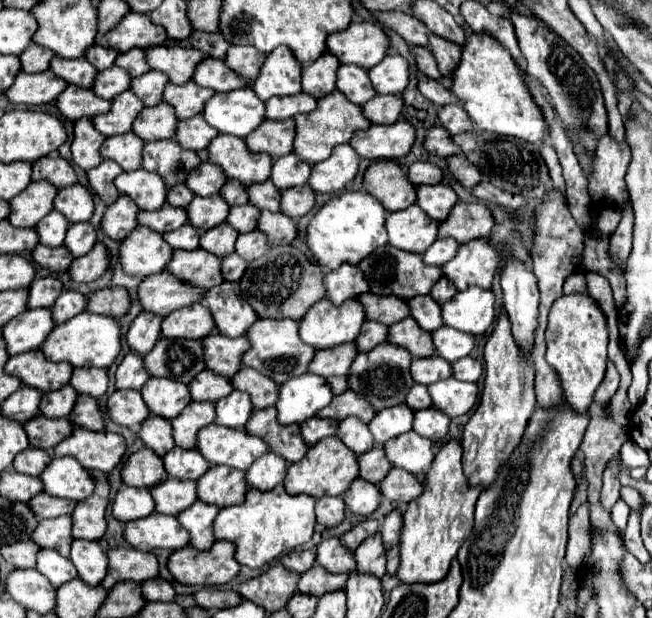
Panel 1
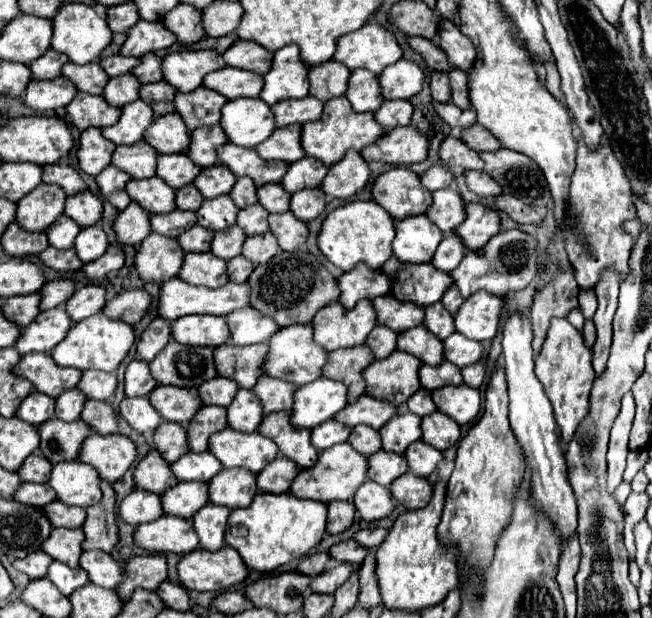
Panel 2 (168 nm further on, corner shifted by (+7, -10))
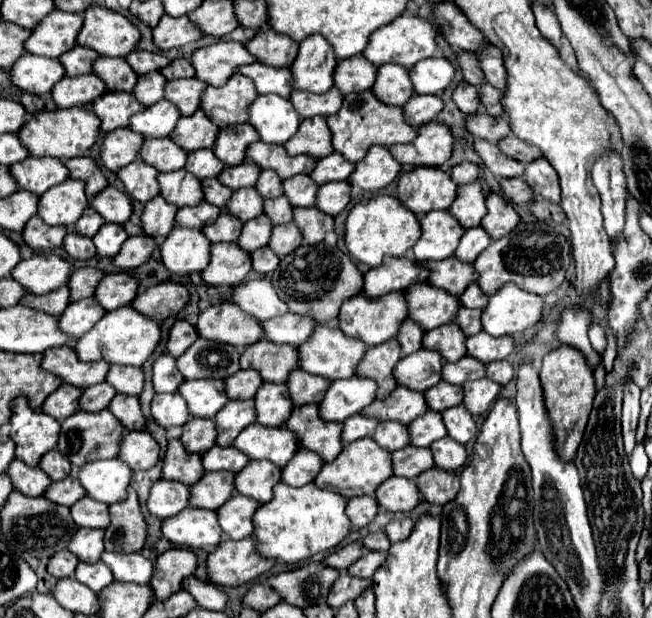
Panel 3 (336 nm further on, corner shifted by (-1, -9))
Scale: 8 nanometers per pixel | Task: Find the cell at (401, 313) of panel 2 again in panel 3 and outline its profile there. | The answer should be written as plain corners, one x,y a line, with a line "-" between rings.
420,281
408,287
406,301
408,301
408,311
410,311
408,317
414,319
424,331
450,323
460,307
458,297
426,281

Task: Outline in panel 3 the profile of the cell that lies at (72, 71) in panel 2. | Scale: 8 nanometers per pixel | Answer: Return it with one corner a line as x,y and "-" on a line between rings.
100,57
94,61
94,73
102,77
110,91
132,91
138,83
138,73
124,57

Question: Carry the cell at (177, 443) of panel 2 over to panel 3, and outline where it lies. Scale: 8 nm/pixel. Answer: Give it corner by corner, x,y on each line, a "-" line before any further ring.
190,419
184,425
184,433
180,437
184,447
192,453
204,455
210,447
216,445
216,427
212,419

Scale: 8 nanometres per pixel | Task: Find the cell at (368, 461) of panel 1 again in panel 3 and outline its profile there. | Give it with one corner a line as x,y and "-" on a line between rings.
408,445
392,453
392,463
394,463
394,475
416,479
420,473
434,467
434,457
430,455
430,449
418,449
414,445

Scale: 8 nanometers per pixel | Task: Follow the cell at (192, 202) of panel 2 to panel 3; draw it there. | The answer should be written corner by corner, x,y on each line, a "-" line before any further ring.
216,177
214,179
204,179
202,185
204,185
204,197
206,197
208,203
218,205
222,209
228,205
228,201
232,197
232,189
230,187
222,185

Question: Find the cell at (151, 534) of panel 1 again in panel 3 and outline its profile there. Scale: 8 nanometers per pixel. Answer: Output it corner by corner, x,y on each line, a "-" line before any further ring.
186,507
178,515
168,517
162,523
162,533
168,541
188,549
214,551
214,547
222,541
218,513
198,507

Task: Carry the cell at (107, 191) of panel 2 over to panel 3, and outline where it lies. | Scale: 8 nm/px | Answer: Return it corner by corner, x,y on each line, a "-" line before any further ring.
136,159
130,165
122,167
118,171
118,177
126,185
128,195
136,201
148,203
150,199
154,199
160,193
158,179
156,179
158,171
154,167
150,167
148,163
144,163
142,159

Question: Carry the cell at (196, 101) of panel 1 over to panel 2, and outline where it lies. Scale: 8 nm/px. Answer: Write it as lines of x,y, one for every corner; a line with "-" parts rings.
204,86
196,88
190,94
176,92
174,106
176,112
182,116
184,124
188,124
190,130
200,126
214,126
220,118
220,108
226,104
226,98
214,90
208,90

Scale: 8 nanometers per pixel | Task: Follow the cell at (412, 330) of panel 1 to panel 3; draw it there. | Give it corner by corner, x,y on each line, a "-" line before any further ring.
446,323
438,329
426,331
422,345
426,349
440,351
444,361
458,361
466,355
466,335
456,323

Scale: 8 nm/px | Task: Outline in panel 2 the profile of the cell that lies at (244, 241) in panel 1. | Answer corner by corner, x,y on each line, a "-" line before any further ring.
270,232
258,234
258,236
248,236
242,244
242,256
246,256
246,260
250,260
252,264
264,264
276,252
278,252
278,244

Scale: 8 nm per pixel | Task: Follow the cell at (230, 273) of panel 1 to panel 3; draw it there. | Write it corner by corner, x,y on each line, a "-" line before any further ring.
262,247
258,251
252,251
252,265
256,273
272,273
278,267
280,259
270,251
270,247

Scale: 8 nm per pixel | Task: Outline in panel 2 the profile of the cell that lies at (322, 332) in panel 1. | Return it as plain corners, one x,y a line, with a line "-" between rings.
360,300
352,310
344,310
338,302
320,308
312,320
314,342
328,352
364,344
376,326
376,314
370,300

